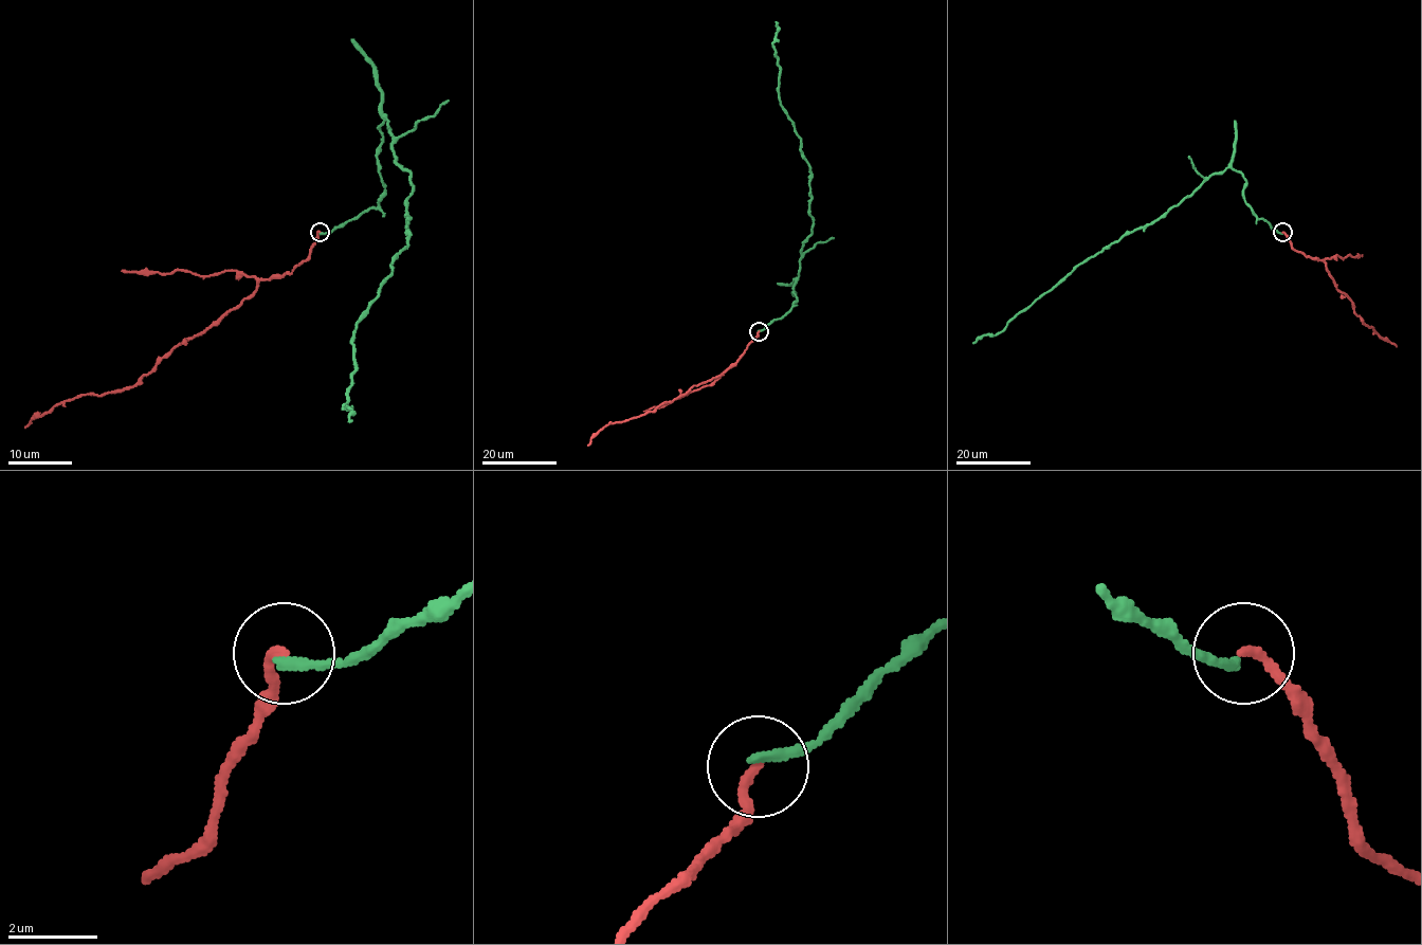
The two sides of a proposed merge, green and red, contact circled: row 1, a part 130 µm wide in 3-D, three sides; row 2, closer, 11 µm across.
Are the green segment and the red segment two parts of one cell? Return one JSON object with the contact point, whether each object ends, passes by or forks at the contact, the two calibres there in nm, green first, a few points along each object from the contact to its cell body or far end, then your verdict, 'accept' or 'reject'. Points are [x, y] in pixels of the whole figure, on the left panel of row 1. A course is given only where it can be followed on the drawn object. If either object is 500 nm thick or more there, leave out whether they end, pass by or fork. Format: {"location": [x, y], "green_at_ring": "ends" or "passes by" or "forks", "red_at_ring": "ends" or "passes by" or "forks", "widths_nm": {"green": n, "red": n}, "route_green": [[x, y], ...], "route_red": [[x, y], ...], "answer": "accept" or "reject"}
{"location": [320, 232], "green_at_ring": "ends", "red_at_ring": "ends", "widths_nm": {"green": 240, "red": 200}, "route_green": [[320, 232], [379, 204], [387, 120], [395, 161], [413, 185], [407, 244], [357, 322], [350, 422]], "route_red": [[320, 232], [305, 260], [261, 278], [241, 303], [185, 340], [133, 385], [59, 402], [24, 428]], "answer": "accept"}

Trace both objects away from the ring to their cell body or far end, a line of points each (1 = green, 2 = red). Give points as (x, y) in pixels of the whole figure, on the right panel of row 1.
1: (1281, 233), (1257, 217), (1243, 197), (1245, 179), (1226, 167), (1156, 219), (1088, 257), (1002, 330), (973, 343)
2: (1282, 233), (1294, 249), (1322, 259), (1336, 288), (1351, 302), (1353, 311), (1363, 322), (1397, 346)

